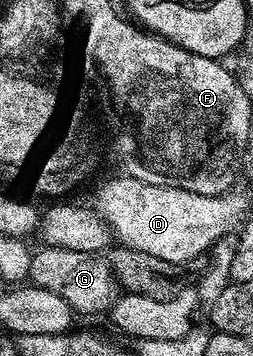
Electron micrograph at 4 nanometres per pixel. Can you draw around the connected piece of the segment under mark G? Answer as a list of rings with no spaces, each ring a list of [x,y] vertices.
[[[44,245],[43,250],[36,249],[31,256],[30,281],[49,292],[57,292],[61,300],[69,304],[76,315],[106,315],[115,303],[117,283],[112,264],[102,253],[69,252],[65,248]]]

